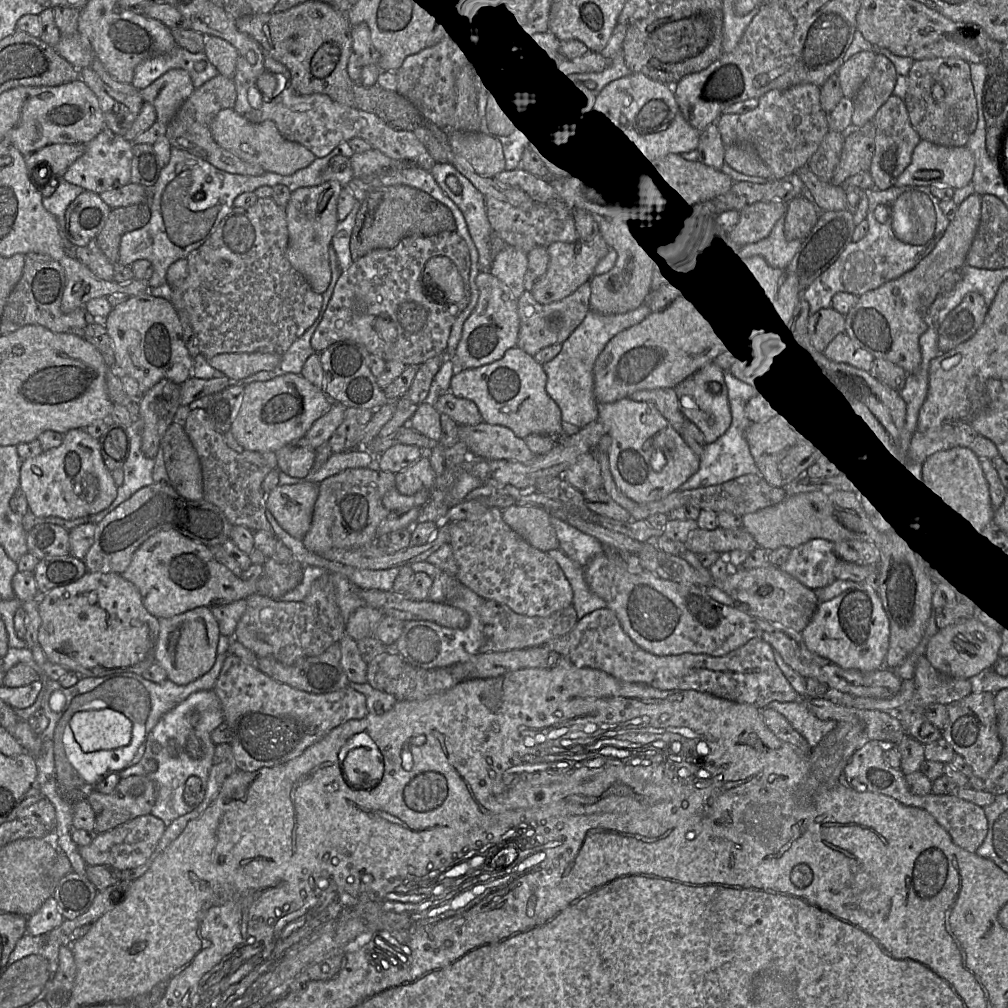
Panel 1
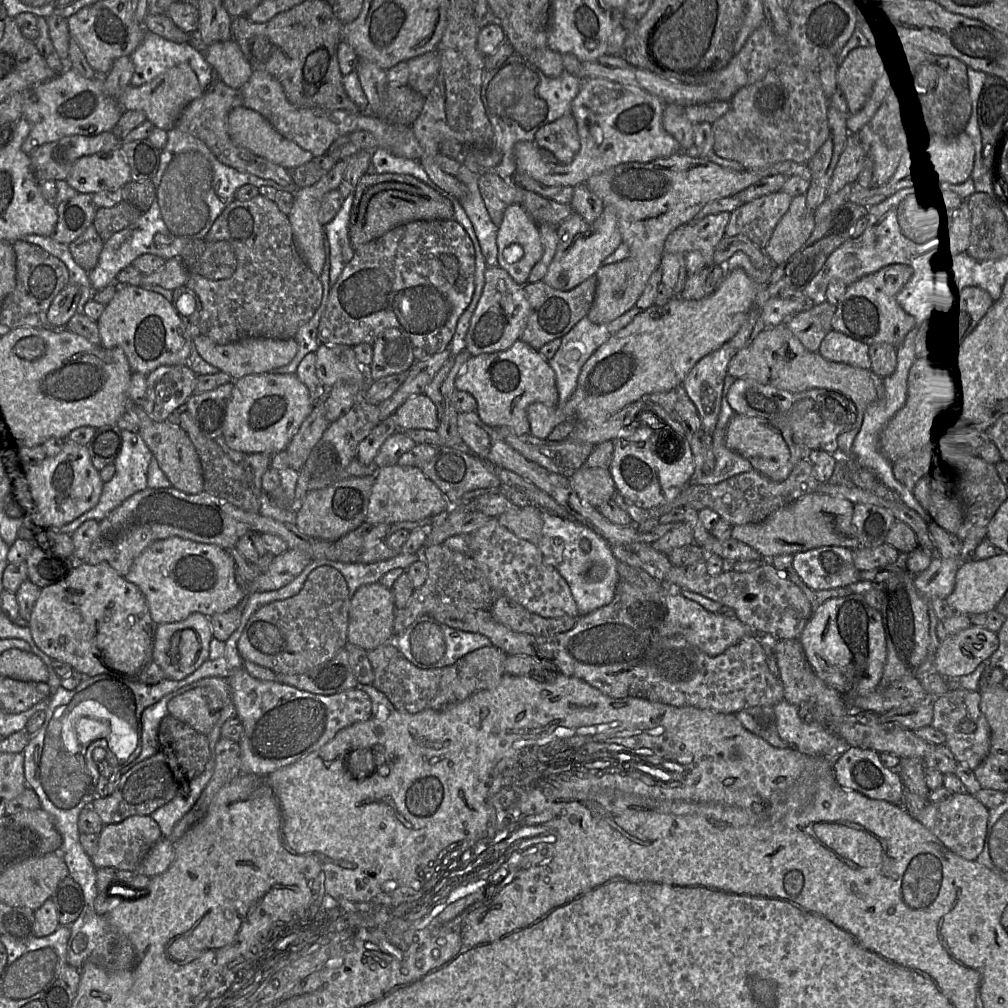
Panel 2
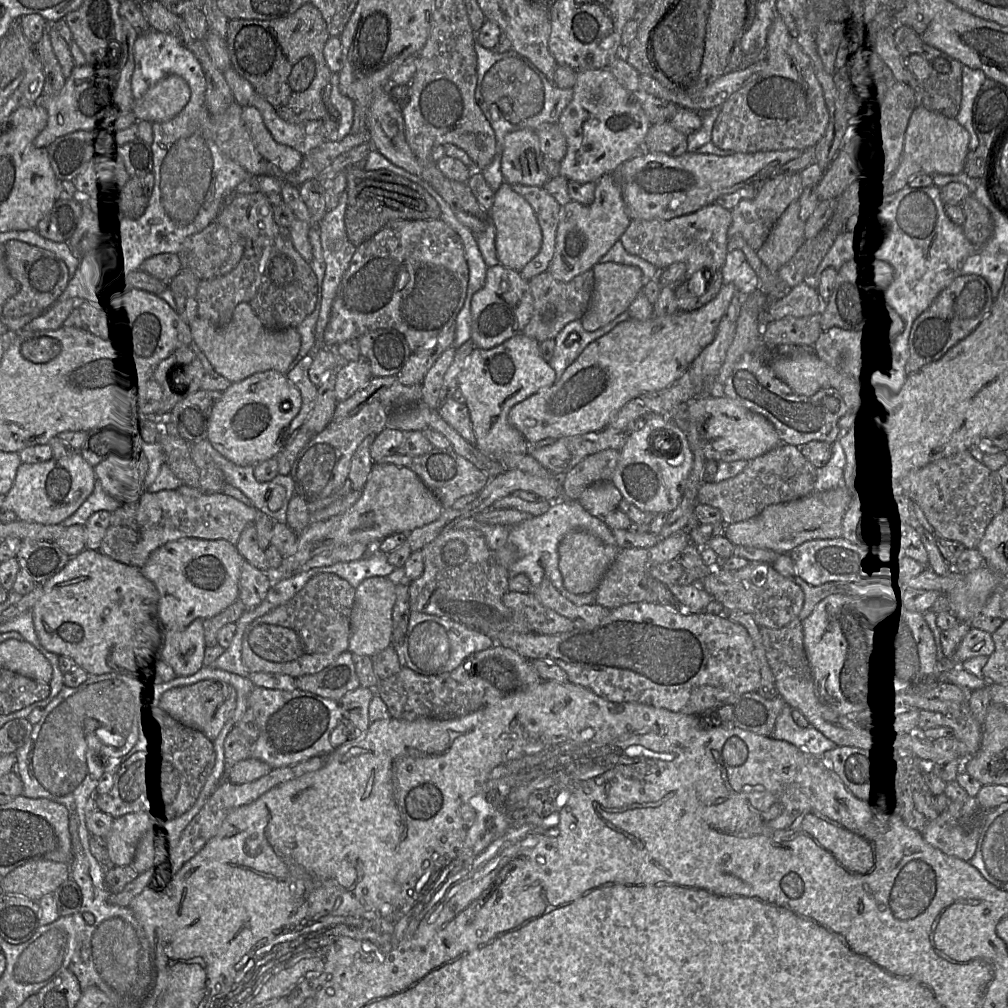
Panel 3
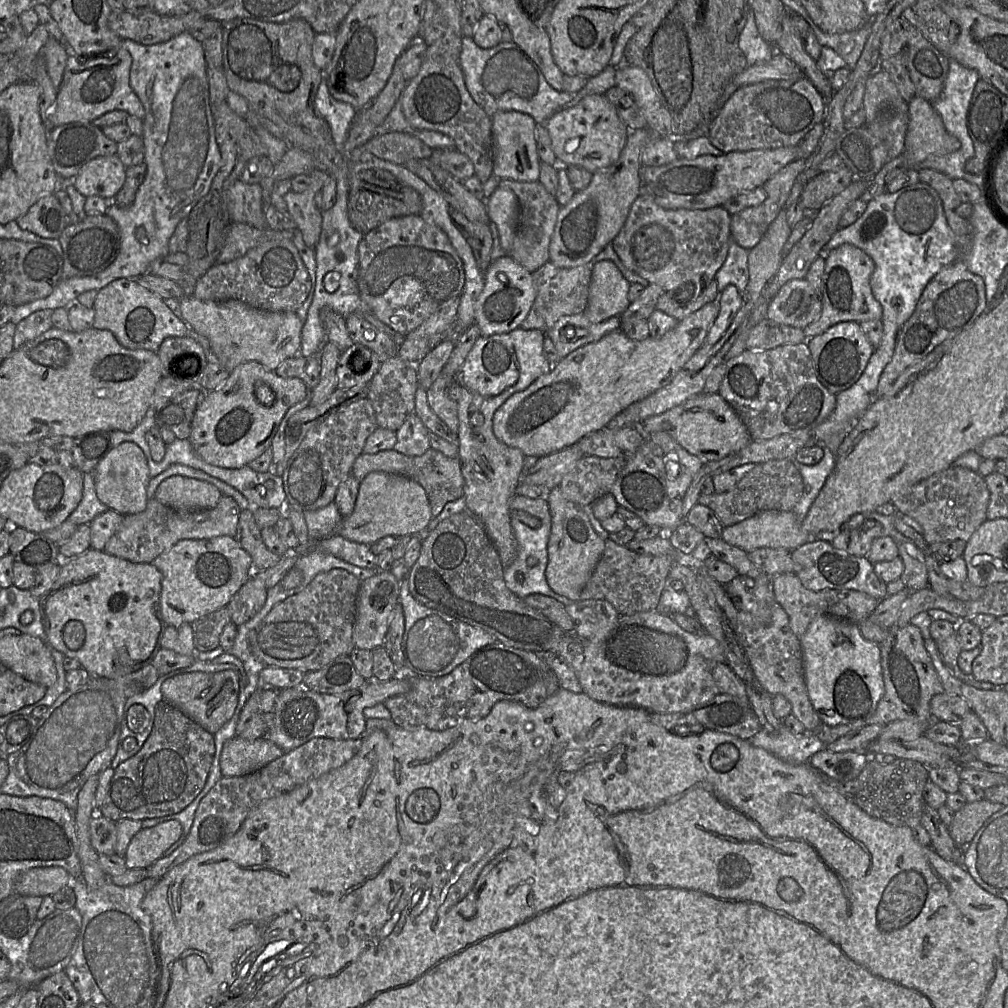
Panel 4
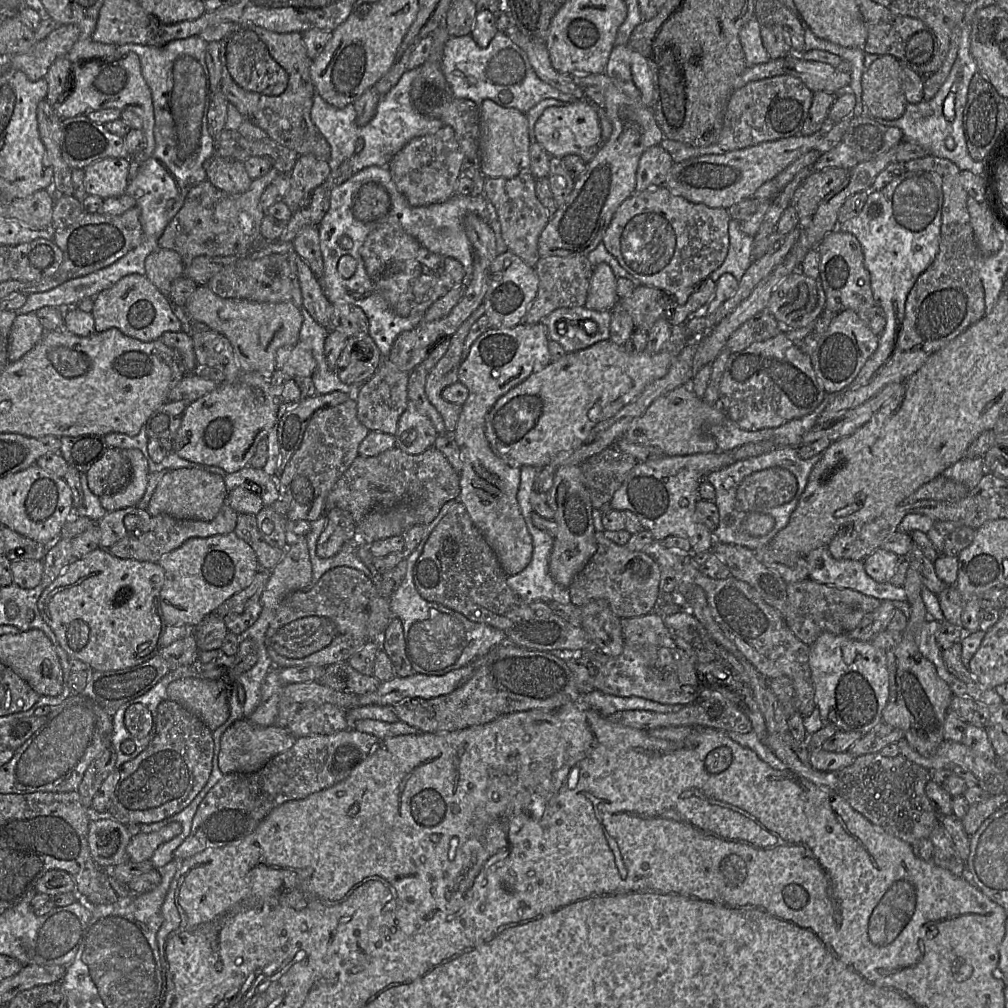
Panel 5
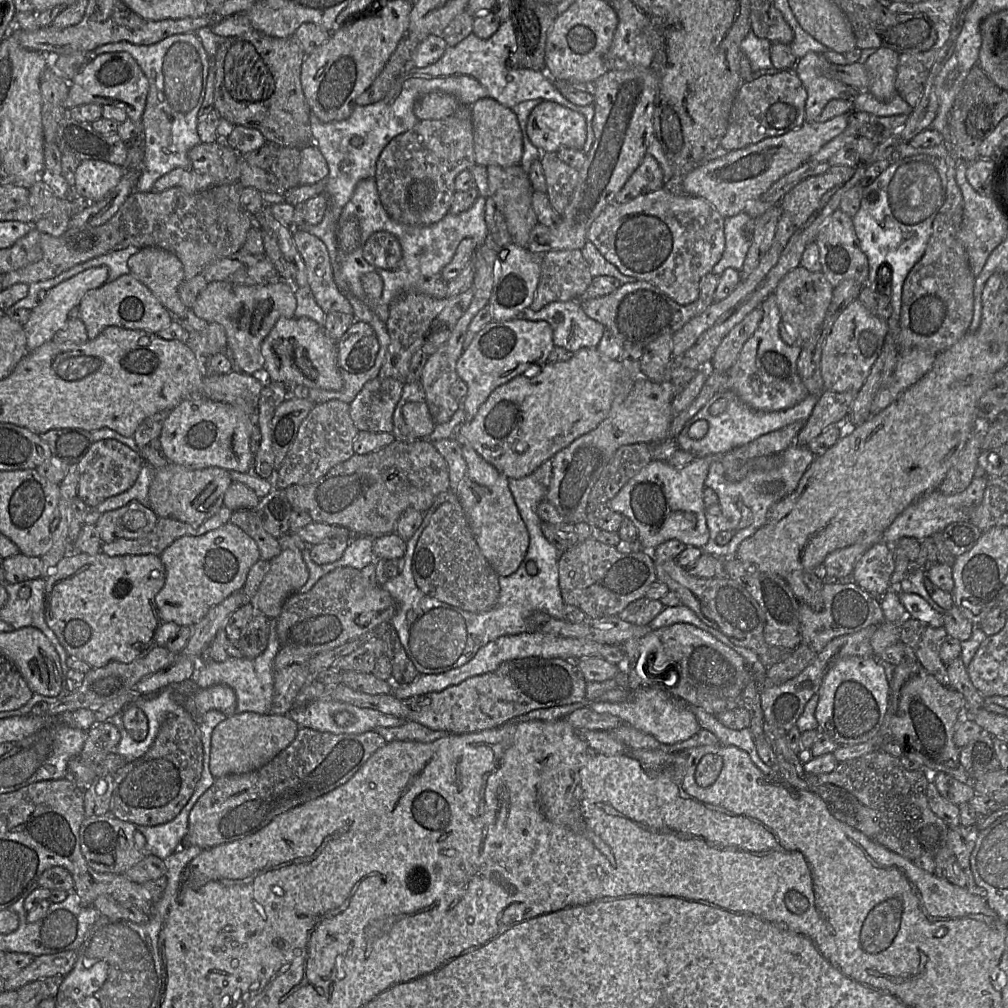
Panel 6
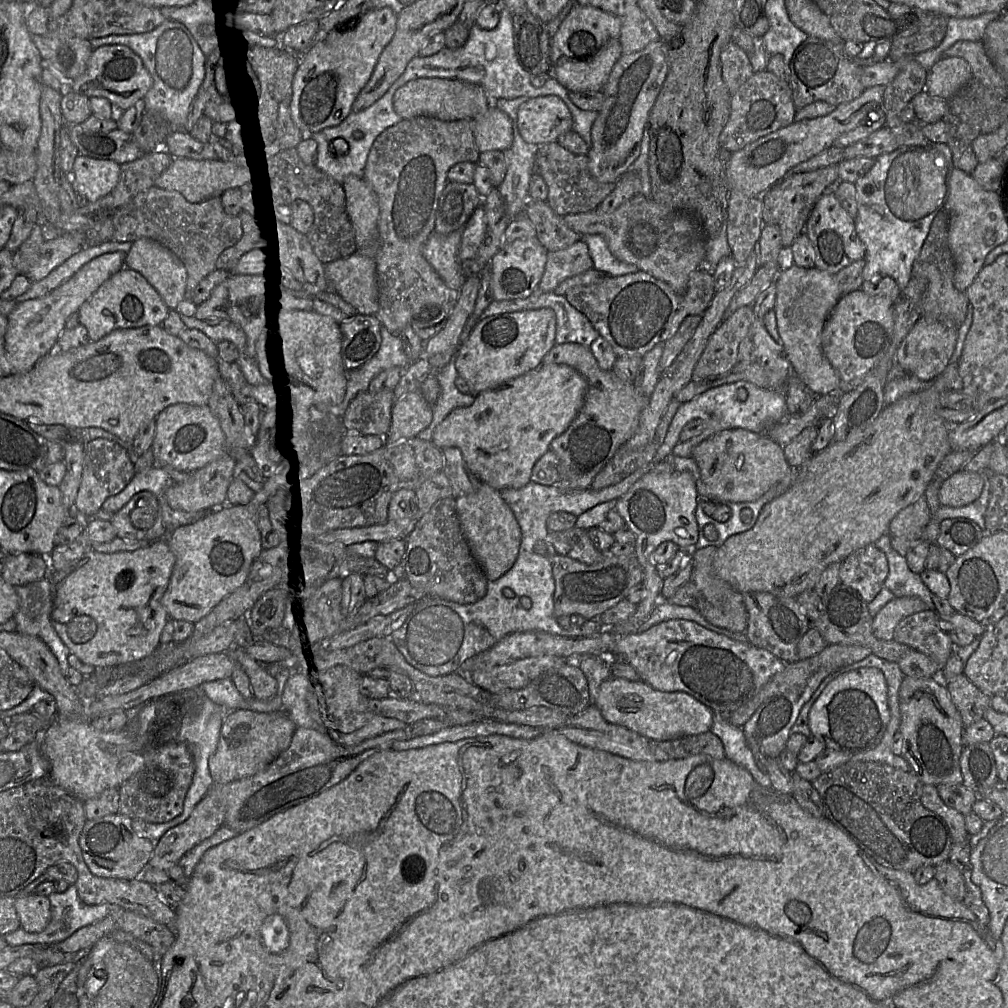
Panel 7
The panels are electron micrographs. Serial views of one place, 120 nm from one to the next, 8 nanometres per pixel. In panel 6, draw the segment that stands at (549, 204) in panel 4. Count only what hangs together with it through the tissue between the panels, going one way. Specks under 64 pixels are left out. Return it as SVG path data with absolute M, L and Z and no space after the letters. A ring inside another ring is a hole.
M520 164L501 167L489 165L486 167L488 174L489 196L494 200L496 208L503 214L512 243L527 248L530 232L538 224L537 216L532 208L532 189L529 174Z

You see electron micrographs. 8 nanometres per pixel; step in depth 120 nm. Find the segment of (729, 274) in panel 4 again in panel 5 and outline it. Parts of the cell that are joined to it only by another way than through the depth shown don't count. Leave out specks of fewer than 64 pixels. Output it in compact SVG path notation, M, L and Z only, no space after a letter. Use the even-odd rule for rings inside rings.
M732 218L729 221L728 231L729 248L727 256L722 265L709 276L716 283L725 273L732 274L740 281L753 262L752 248L754 245L754 237L742 232L740 221Z

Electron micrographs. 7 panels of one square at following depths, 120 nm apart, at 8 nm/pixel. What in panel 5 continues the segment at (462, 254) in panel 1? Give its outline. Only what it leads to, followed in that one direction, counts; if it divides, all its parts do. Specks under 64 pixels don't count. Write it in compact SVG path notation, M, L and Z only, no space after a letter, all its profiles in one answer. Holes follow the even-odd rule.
M398 224L382 225L372 231L360 253L375 289L402 317L425 313L439 298L466 282L466 272L458 260L429 251Z

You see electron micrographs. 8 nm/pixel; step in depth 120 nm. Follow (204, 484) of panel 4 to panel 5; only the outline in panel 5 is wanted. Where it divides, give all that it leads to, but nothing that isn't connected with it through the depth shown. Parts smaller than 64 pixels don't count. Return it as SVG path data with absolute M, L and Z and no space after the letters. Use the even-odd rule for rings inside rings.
M202 468L168 470L158 482L146 511L151 516L165 514L177 519L210 521L226 503L229 493L223 478Z

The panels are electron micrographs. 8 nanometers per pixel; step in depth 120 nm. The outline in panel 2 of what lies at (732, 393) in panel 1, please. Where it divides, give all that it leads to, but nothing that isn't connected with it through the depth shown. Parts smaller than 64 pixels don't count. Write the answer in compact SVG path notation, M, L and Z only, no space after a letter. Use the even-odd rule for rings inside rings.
M726 375L722 393L721 410L719 418L712 433L712 450L715 456L715 467L712 473L700 475L693 480L698 485L717 484L732 476L751 471L753 469L748 459L737 452L729 449L725 444L725 434L727 425L736 413L731 408L727 400L728 390L735 382L736 378Z

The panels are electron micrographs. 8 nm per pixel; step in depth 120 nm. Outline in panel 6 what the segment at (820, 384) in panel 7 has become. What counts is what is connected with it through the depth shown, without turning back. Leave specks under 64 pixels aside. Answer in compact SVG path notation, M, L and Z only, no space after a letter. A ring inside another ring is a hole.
M799 266L789 271L776 286L773 295L778 306L781 321L791 326L799 336L798 344L809 340L820 328L830 304L833 287L819 272L810 272Z

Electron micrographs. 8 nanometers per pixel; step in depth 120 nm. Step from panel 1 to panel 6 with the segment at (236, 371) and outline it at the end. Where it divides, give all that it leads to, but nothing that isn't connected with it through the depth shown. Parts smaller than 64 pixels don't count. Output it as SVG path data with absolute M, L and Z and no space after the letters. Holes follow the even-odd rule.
M284 280L255 286L217 281L207 284L191 309L197 317L224 327L235 368L254 377L261 377L264 368L261 344L279 318L295 317L296 307L295 287Z

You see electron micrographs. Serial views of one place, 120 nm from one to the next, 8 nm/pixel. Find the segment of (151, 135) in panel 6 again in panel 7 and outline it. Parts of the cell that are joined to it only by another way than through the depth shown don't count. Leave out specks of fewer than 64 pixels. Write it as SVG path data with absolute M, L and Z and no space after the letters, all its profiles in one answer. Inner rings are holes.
M167 19L150 32L94 38L91 44L94 49L107 44L122 44L138 54L153 78L153 85L144 98L146 111L163 115L172 131L184 131L190 106L205 78L206 57L183 24Z

